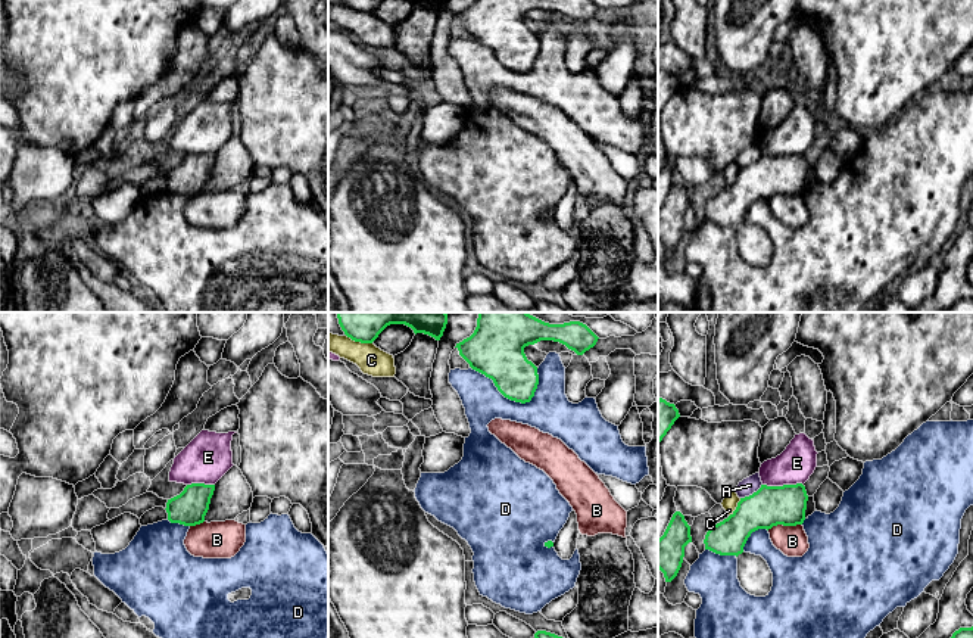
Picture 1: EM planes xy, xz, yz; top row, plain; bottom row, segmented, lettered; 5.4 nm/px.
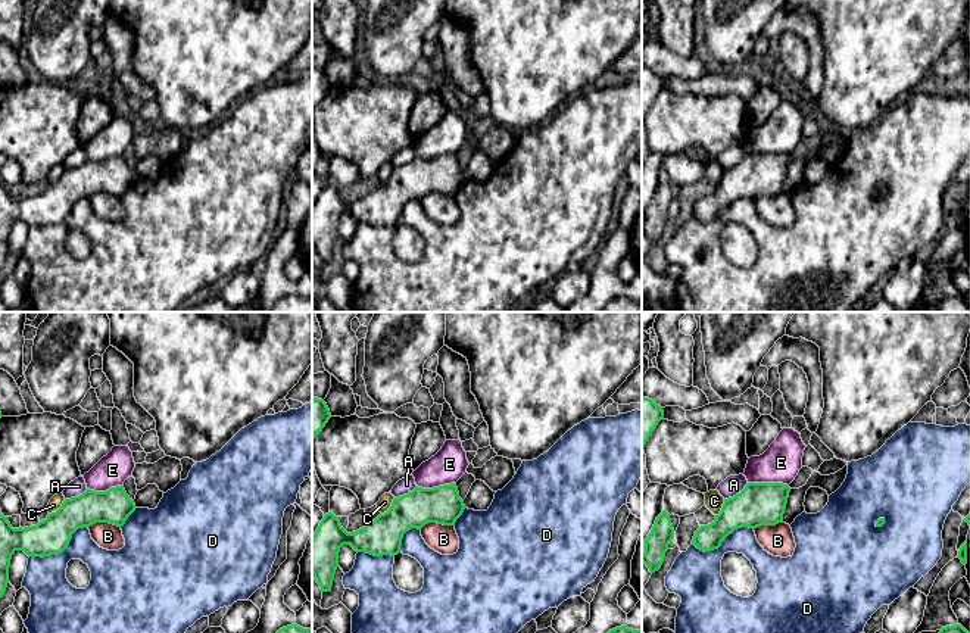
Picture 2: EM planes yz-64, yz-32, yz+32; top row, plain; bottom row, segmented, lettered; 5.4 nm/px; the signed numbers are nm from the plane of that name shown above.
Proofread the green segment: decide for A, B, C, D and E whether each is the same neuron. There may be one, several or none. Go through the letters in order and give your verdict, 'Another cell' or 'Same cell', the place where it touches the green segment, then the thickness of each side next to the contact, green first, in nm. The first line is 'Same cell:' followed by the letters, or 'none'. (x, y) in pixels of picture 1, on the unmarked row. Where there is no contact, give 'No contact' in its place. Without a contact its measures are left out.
Same cell: B
A: Another cell. Touches green at yz (752, 164). Thickness 220 nm (green) against 90 nm
B: Same cell. Touches green at yz (783, 195). Thickness 220 nm (green) against 170 nm
C: Another cell. Touches green at xz (359, 11). Thickness 80 nm (green) against 160 nm
D: Another cell. Touches green at xz (508, 68). Thickness 280 nm (green) against 240 nm
E: Another cell. Touches green at yz (783, 155). Thickness 220 nm (green) against 200 nm

